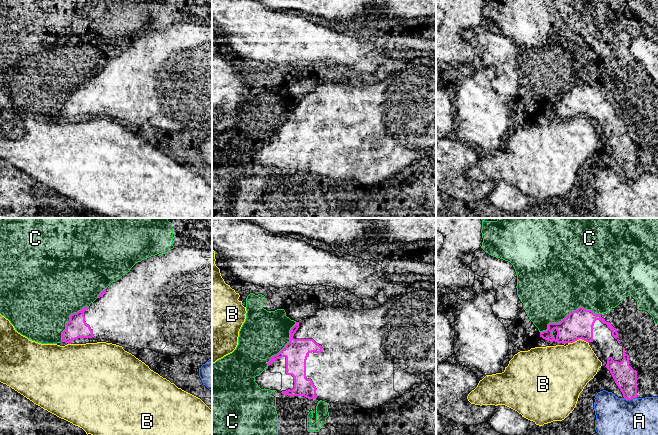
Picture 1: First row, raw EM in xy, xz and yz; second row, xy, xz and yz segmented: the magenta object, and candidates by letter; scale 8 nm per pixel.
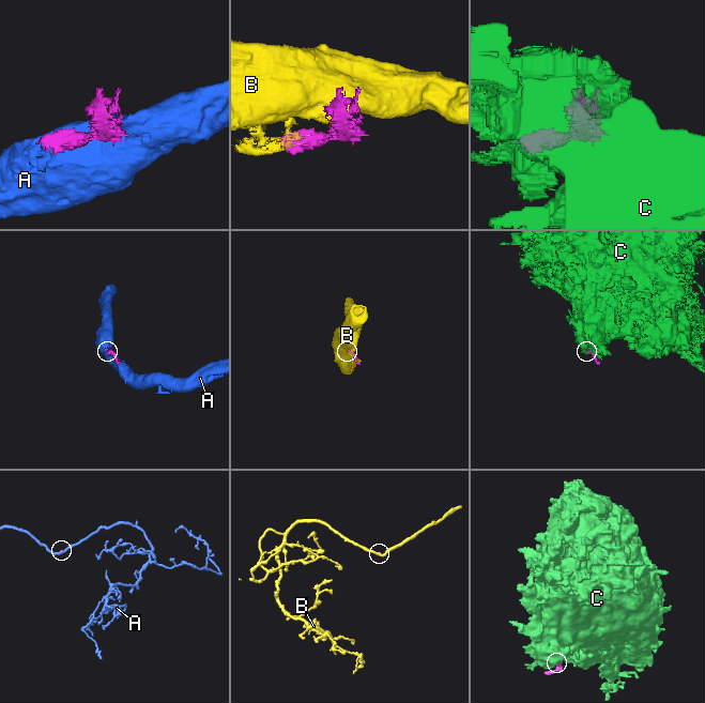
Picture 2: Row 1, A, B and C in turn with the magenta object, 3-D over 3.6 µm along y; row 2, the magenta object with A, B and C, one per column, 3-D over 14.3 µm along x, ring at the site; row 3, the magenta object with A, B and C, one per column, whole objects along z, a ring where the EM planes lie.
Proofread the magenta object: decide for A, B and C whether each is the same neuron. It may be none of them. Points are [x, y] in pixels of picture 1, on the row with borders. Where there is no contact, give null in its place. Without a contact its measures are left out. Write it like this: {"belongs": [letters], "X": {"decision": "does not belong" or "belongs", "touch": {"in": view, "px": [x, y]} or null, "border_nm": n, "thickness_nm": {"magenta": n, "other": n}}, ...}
{"belongs": [], "A": {"decision": "does not belong", "touch": {"in": "yz", "px": [630, 399]}, "border_nm": 100, "thickness_nm": {"magenta": 190, "other": 300}}, "B": {"decision": "does not belong", "touch": {"in": "yz", "px": [578, 339]}, "border_nm": 170, "thickness_nm": {"magenta": 220, "other": 380}}, "C": {"decision": "does not belong", "touch": {"in": "yz", "px": [569, 314]}, "border_nm": 500, "thickness_nm": {"magenta": 220, "other": 480}}}

